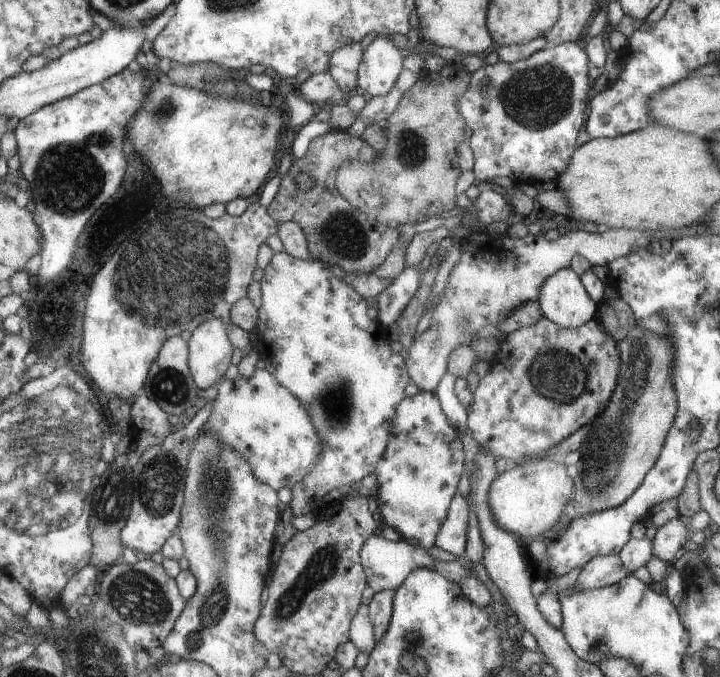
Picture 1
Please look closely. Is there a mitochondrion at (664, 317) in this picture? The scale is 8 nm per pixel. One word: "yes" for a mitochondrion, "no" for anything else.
yes

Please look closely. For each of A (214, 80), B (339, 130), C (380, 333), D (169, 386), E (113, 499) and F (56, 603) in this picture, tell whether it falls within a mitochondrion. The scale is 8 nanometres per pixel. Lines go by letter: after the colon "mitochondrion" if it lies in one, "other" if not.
A: mitochondrion
B: other
C: other
D: mitochondrion
E: mitochondrion
F: other

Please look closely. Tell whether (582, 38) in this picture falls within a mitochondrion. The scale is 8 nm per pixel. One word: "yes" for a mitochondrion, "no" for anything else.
no

